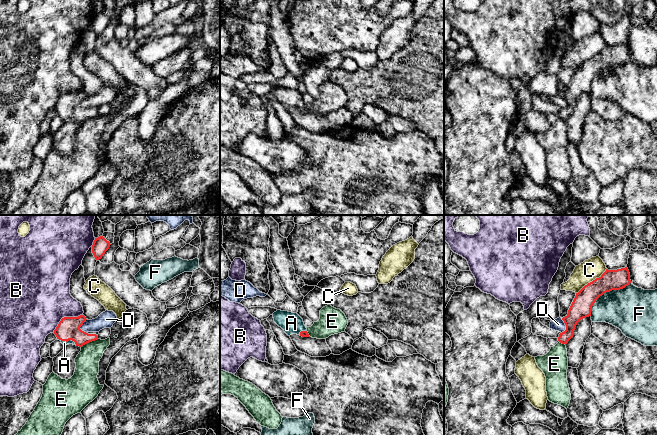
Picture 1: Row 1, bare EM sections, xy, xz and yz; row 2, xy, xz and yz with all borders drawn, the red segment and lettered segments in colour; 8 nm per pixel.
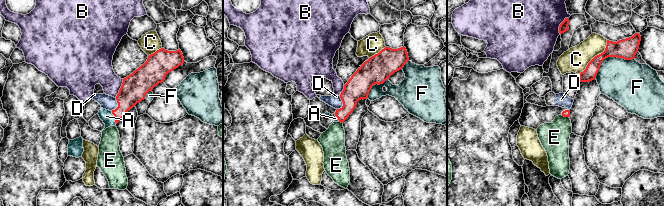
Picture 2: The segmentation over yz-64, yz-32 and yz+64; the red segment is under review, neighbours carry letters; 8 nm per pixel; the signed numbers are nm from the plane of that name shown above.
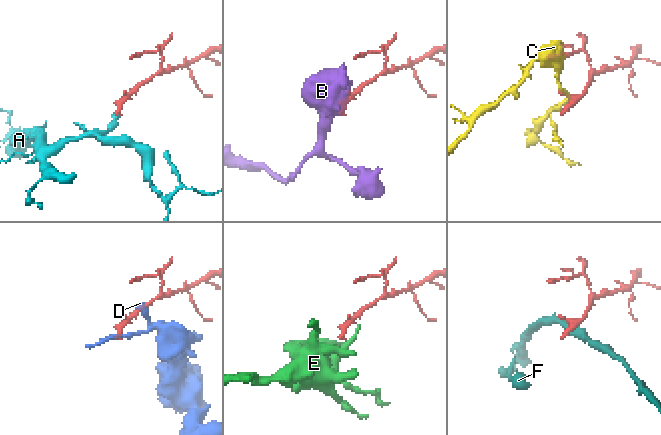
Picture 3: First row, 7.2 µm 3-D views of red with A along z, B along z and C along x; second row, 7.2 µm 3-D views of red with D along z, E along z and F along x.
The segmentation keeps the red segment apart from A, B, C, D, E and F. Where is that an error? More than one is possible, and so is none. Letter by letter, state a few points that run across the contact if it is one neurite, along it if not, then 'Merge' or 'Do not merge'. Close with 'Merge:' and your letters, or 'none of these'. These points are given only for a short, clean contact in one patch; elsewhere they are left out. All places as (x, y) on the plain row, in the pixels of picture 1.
A: Line: xy (68, 104), (67, 117), (64, 119). Merge
B: Do not merge
C: Line: yz (606, 44), (598, 53), (585, 60), (576, 69). Do not merge
D: Line: yz (561, 94), (565, 101), (565, 105), (561, 109). Do not merge
E: Line: xy (97, 114), (85, 119), (81, 123). Do not merge
F: Do not merge
Merge: A

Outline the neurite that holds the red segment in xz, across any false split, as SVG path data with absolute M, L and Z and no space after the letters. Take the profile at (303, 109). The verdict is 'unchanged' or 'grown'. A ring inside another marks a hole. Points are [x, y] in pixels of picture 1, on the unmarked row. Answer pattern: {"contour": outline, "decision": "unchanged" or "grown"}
{"contour": "M277 86L273 89L274 98L290 112L297 110L302 113L310 113L303 95L297 90L288 87Z", "decision": "grown"}

